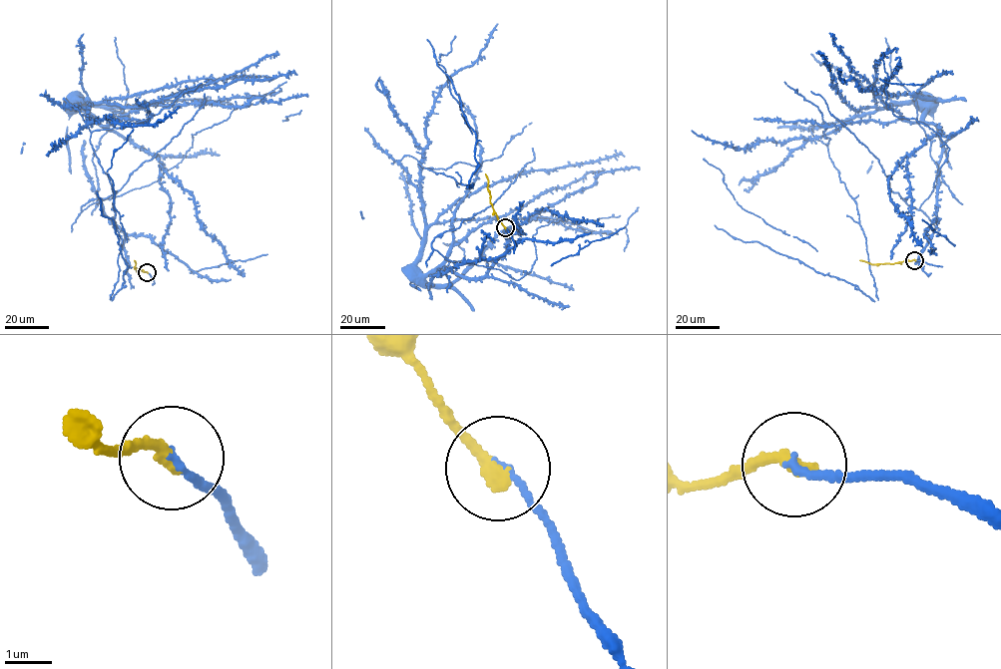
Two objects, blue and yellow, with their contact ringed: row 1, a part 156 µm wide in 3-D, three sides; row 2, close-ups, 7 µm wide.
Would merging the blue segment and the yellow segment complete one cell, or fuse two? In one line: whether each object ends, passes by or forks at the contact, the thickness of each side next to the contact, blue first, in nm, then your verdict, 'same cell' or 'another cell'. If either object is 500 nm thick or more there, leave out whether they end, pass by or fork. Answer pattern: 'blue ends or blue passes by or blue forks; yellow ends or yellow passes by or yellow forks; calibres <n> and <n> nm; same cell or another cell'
blue ends; yellow ends; calibres 170 and 320 nm; same cell

